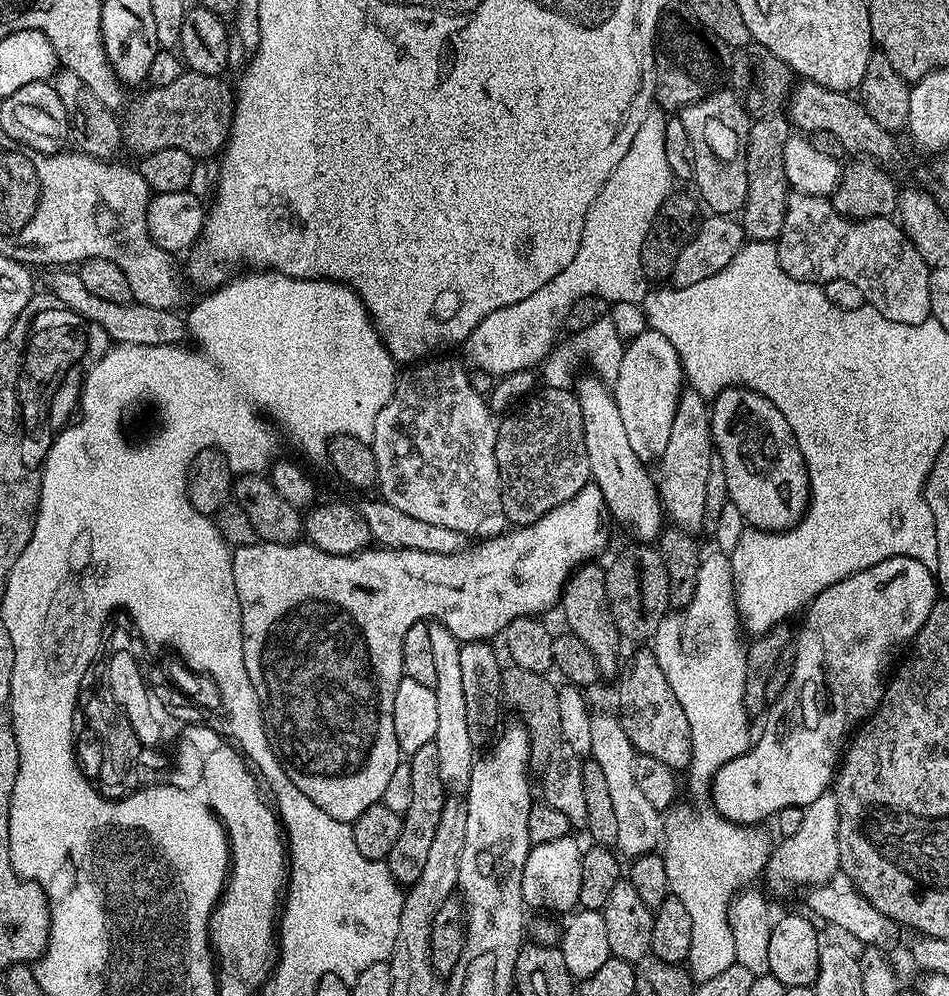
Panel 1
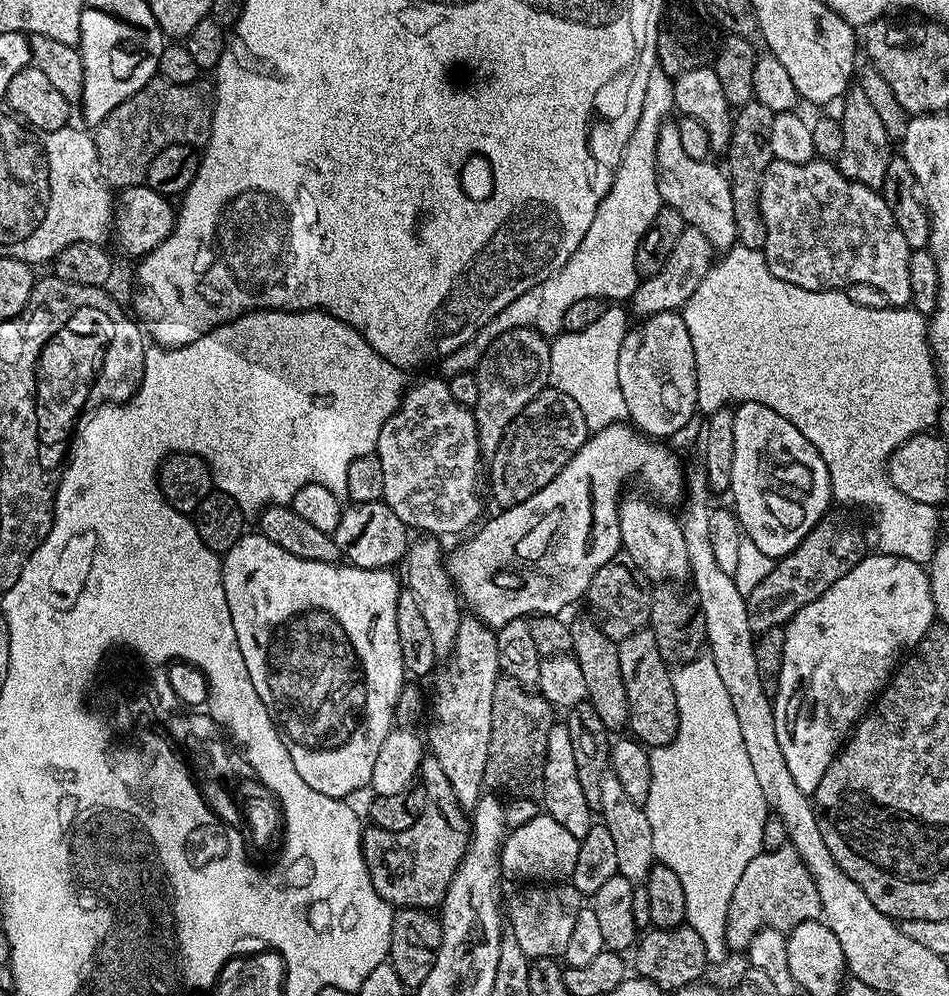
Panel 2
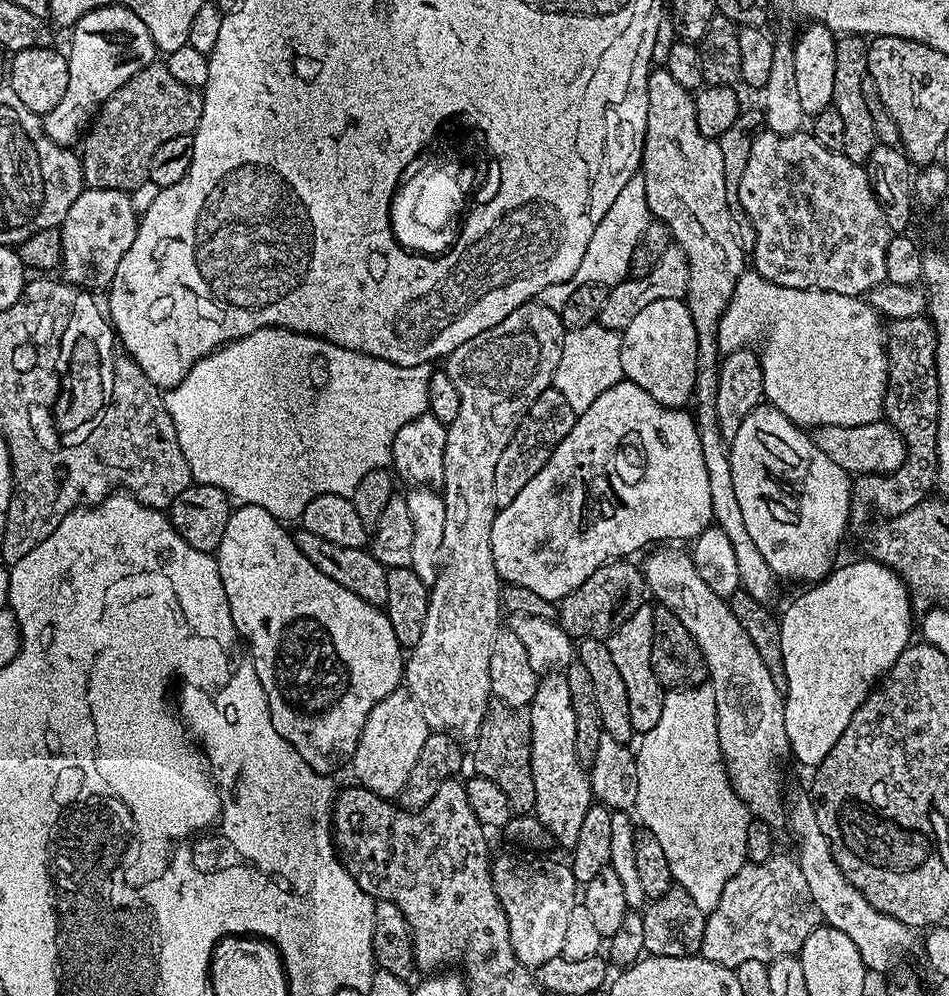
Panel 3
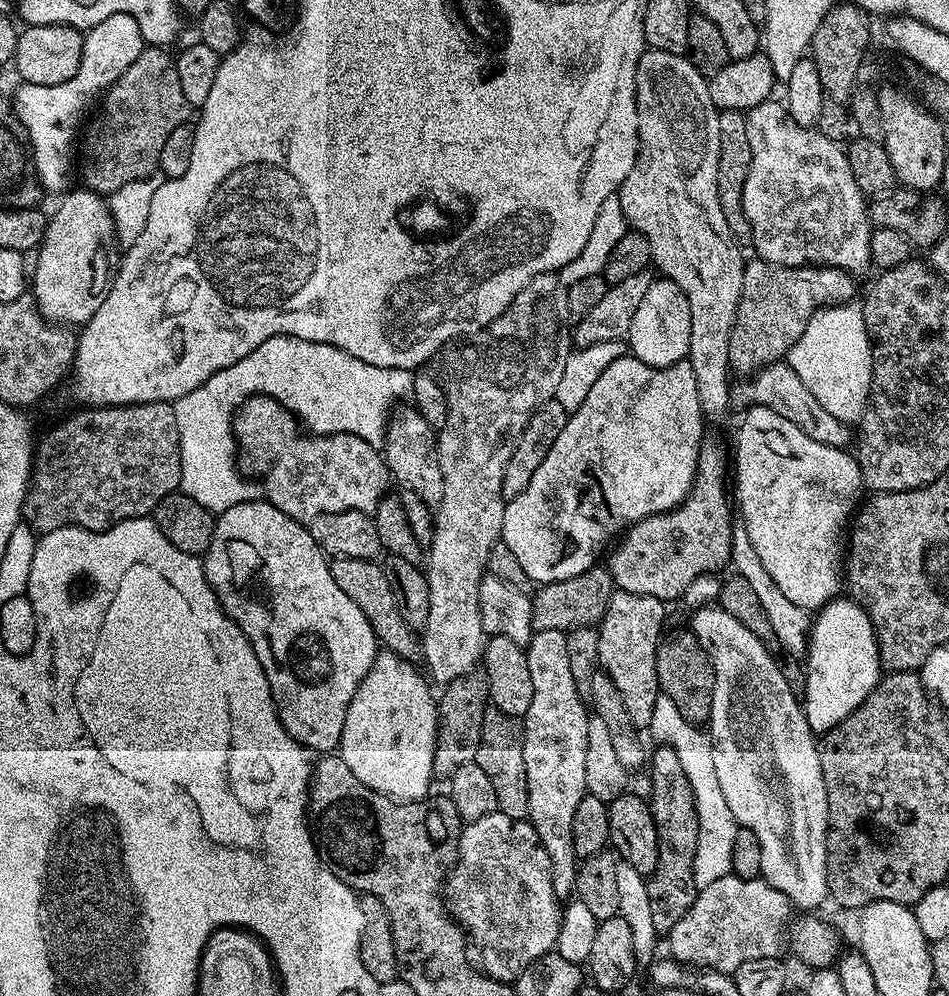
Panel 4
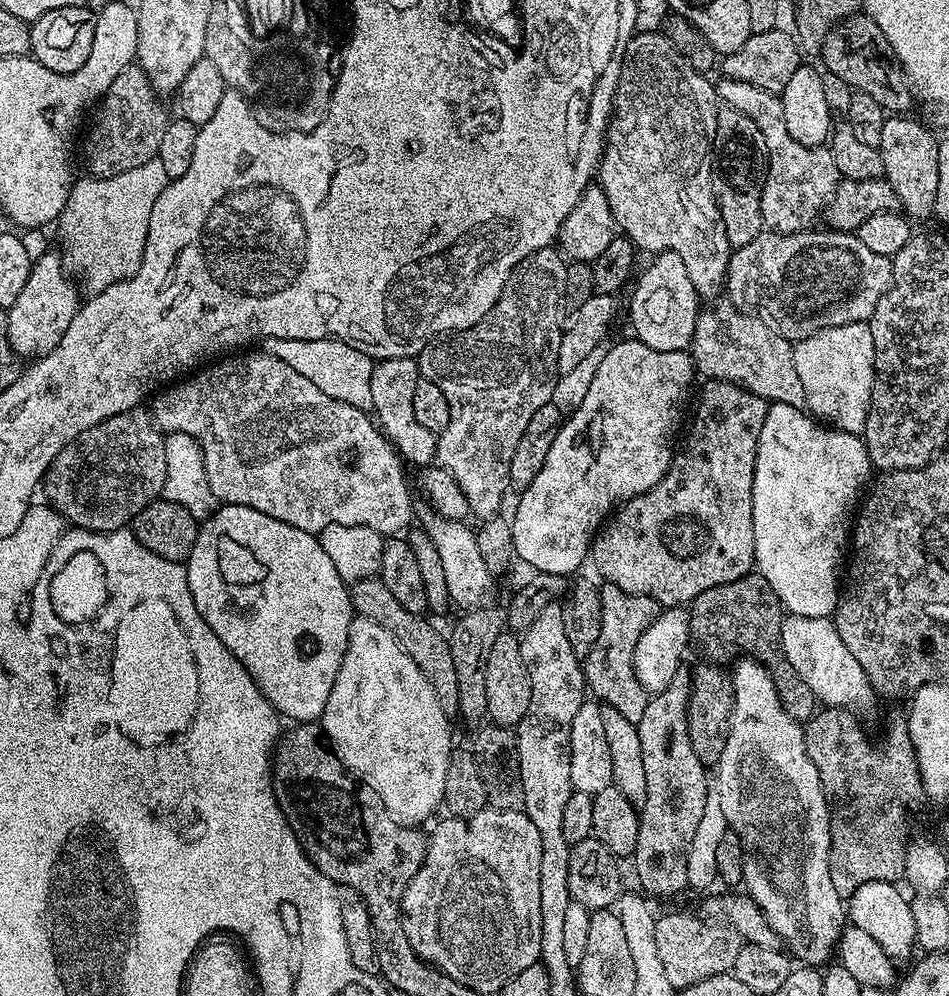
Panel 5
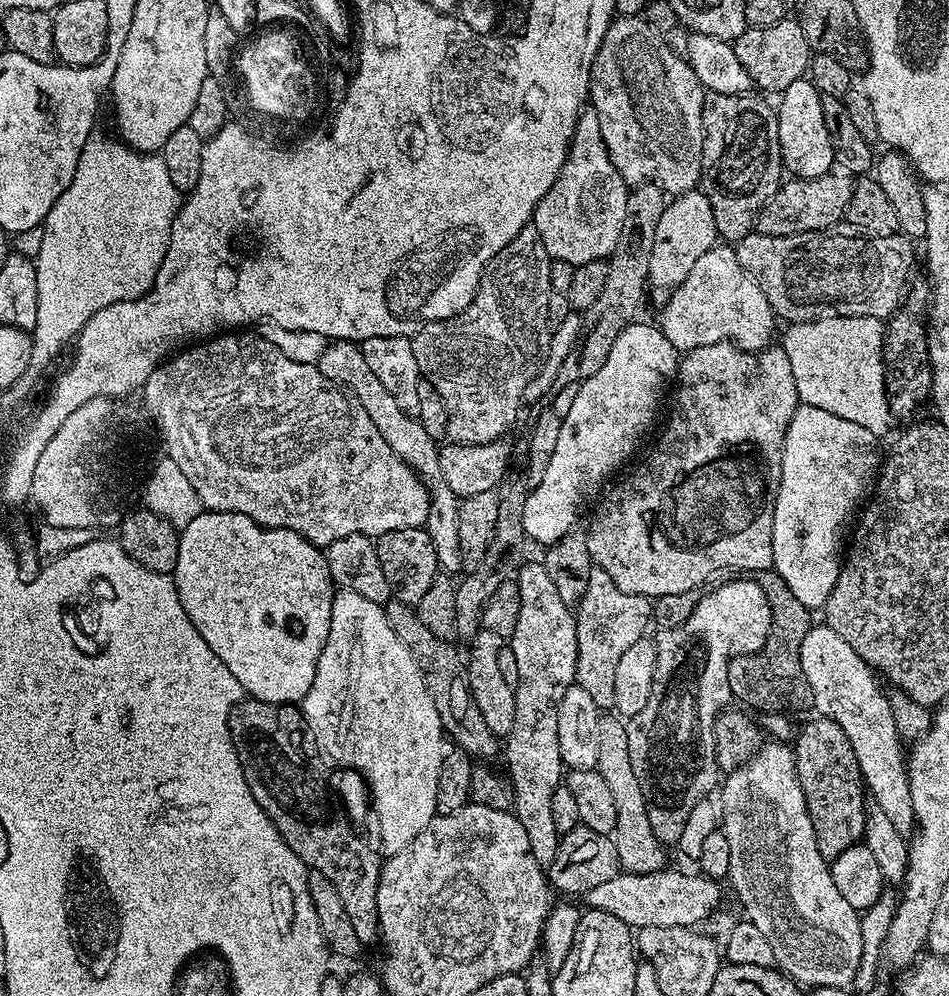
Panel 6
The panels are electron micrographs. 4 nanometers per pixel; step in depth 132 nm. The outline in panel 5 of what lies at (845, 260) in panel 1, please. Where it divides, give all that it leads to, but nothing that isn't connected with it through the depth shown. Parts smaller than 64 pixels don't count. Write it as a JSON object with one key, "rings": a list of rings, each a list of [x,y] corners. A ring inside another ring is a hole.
{"rings":[[[727,78],[721,79],[721,84],[715,85],[717,97],[727,107],[746,114],[762,130],[762,138],[766,142],[766,154],[768,155],[768,173],[762,186],[762,218],[765,229],[769,232],[806,232],[813,227],[812,224],[823,213],[825,204],[834,194],[837,184],[842,177],[838,166],[834,166],[834,158],[827,147],[807,148],[802,142],[794,142],[790,138],[790,130],[786,130],[786,118],[782,114],[782,102],[775,92],[767,92],[758,86],[750,86],[750,82],[738,82]]]}

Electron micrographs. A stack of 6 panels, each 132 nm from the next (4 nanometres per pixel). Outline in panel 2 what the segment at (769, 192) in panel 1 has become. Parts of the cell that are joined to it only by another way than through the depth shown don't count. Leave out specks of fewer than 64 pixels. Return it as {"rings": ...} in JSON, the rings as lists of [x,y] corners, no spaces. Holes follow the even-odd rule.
{"rings":[[[755,98],[748,104],[739,105],[732,121],[732,137],[726,149],[726,175],[730,181],[730,198],[734,198],[736,238],[742,248],[750,250],[761,250],[766,242],[766,222],[762,222],[760,209],[760,183],[764,172],[773,162],[770,129],[775,117],[776,113],[770,110],[770,106],[762,106],[762,102]]]}

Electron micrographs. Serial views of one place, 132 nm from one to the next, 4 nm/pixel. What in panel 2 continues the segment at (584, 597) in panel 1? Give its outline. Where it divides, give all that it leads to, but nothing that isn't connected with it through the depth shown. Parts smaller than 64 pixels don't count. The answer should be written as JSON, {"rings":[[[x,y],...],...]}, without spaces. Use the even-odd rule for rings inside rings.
{"rings":[[[581,614],[576,621],[568,624],[572,639],[571,655],[576,657],[578,666],[582,666],[582,678],[586,678],[586,703],[594,706],[598,718],[609,730],[627,729],[630,702],[626,699],[626,682],[622,682],[622,665],[618,662],[619,643],[606,634],[592,621],[591,616]]]}

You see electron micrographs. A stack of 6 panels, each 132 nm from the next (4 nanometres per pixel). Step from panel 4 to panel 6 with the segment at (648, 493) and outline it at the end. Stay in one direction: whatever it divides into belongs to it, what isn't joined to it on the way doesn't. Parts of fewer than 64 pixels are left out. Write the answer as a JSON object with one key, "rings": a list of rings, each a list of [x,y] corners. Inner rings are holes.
{"rings":[[[640,323],[626,326],[610,346],[598,374],[580,381],[574,402],[560,421],[554,454],[550,454],[542,478],[526,498],[522,522],[529,541],[551,546],[573,531],[584,496],[603,480],[611,481],[617,475],[615,472],[631,458],[636,443],[651,426],[660,408],[664,383],[669,383],[678,371],[678,353],[655,323]]]}

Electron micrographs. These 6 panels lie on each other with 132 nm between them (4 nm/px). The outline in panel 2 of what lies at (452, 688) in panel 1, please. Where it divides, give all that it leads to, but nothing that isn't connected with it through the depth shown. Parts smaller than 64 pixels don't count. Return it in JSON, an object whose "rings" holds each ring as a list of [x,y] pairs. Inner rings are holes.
{"rings":[[[420,534],[409,543],[407,555],[402,561],[408,567],[406,576],[407,591],[414,594],[420,613],[424,615],[426,626],[430,629],[430,642],[434,642],[437,657],[451,657],[452,648],[456,644],[458,626],[462,619],[462,600],[452,583],[452,575],[446,567],[445,549],[440,549],[441,541],[431,534]]]}

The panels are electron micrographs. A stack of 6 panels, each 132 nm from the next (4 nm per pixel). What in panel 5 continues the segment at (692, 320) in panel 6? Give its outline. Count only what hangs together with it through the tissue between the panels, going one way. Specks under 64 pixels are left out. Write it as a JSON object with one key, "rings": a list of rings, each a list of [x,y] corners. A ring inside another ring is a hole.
{"rings":[[[727,307],[721,312],[704,310],[697,316],[690,345],[695,371],[699,375],[701,372],[708,380],[739,384],[741,388],[758,394],[773,404],[804,408],[806,393],[802,390],[802,382],[796,369],[793,341],[777,334],[767,323],[759,324],[758,321],[743,316],[735,307]]]}

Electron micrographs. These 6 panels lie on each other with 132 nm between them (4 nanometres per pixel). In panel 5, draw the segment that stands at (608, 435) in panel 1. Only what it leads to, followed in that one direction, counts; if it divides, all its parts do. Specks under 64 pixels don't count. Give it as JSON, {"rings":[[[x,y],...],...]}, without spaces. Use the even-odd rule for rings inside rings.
{"rings":[[[751,658],[737,659],[734,667],[736,669],[730,672],[734,686],[734,710],[726,750],[722,750],[718,765],[718,791],[722,814],[729,829],[738,834],[742,842],[743,887],[762,910],[768,925],[779,934],[783,947],[801,965],[824,966],[833,959],[846,927],[845,901],[838,890],[834,890],[834,882],[830,882],[828,800],[824,797],[818,770],[814,762],[810,762],[810,754],[806,754],[801,721],[790,718],[780,703],[780,695],[767,668]]]}

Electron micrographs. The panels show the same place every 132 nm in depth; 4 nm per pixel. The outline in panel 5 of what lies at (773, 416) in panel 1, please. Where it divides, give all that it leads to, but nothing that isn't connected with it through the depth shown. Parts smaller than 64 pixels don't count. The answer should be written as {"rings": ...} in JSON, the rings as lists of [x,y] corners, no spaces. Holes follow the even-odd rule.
{"rings":[[[769,403],[758,434],[754,462],[754,568],[762,578],[766,578],[766,582],[770,582],[770,590],[778,594],[781,604],[791,615],[818,618],[831,617],[835,613],[840,603],[842,565],[854,527],[853,513],[857,511],[858,501],[869,483],[868,475],[873,475],[873,472],[860,436],[825,426],[813,419],[804,408]]]}

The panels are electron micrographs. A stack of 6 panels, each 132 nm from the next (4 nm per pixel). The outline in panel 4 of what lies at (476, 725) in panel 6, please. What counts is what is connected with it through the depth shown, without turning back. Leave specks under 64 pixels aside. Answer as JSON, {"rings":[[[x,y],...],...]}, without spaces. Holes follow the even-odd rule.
{"rings":[[[335,557],[331,561],[330,567],[334,574],[334,582],[366,614],[366,622],[374,630],[377,641],[387,651],[393,652],[403,660],[416,662],[422,656],[422,640],[418,635],[417,629],[409,626],[398,614],[398,602],[394,598],[394,590],[390,590],[390,582],[386,582],[386,574],[383,567],[376,560],[363,560],[362,558],[342,558]]]}

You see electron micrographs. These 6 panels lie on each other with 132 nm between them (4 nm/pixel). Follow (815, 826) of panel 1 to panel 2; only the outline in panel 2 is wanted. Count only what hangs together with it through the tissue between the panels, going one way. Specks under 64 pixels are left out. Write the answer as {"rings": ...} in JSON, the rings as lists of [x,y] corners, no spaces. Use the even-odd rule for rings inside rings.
{"rings":[[[791,844],[782,846],[773,852],[761,851],[760,855],[746,866],[742,878],[738,878],[738,886],[734,886],[734,898],[730,898],[730,910],[726,918],[726,942],[729,949],[740,950],[747,949],[749,942],[759,931],[764,928],[776,928],[782,933],[789,933],[794,926],[802,922],[821,919],[820,899],[818,898],[818,886],[814,884],[814,878],[810,870],[802,862],[798,850],[792,848]]]}

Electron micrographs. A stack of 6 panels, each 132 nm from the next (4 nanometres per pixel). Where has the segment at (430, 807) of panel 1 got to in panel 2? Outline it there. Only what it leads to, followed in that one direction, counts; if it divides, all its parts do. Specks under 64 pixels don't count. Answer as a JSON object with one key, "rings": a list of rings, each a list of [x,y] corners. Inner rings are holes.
{"rings":[[[437,771],[436,808],[425,807],[410,830],[382,830],[375,826],[363,829],[364,861],[374,882],[374,890],[386,903],[396,908],[439,909],[446,890],[462,862],[470,839],[470,820],[446,782],[446,774]]]}

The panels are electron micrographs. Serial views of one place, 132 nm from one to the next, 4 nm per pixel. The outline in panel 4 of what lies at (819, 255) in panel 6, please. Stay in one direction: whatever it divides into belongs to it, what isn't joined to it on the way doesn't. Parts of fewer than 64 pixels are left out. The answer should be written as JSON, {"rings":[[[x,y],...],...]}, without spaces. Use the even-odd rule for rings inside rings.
{"rings":[[[759,258],[749,259],[744,265],[738,314],[734,322],[734,330],[730,334],[731,371],[752,374],[766,364],[783,361],[794,346],[794,342],[798,342],[798,338],[802,338],[802,334],[808,329],[808,323],[814,319],[817,308],[846,304],[857,299],[856,280],[857,277],[853,273],[843,272],[840,268],[819,266],[791,268],[790,266],[771,264]]]}

